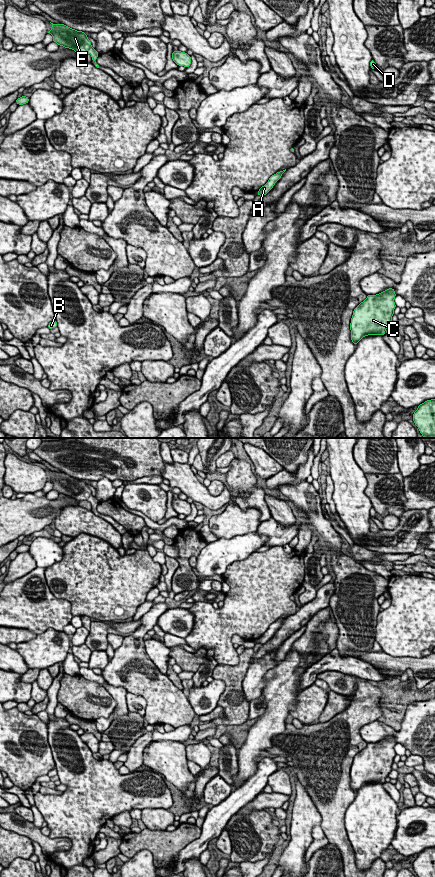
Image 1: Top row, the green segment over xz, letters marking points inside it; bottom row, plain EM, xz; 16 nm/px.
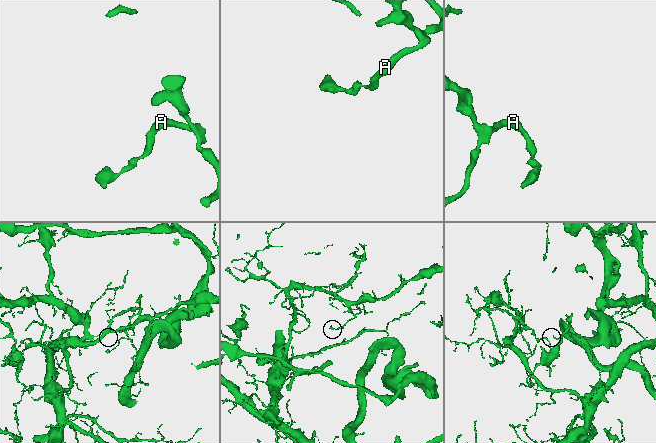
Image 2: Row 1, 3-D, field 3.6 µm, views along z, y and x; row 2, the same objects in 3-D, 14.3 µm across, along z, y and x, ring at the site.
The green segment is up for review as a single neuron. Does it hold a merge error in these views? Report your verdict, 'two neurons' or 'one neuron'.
one neuron

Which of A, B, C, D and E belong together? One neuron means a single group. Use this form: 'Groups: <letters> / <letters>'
Groups: A B C D E

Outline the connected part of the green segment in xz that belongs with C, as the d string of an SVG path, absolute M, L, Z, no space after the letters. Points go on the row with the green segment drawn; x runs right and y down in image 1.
M389 288L376 295L367 295L367 298L356 306L350 323L351 340L355 345L365 336L373 334L385 335L385 330L392 323L392 316L396 308L395 297L394 288Z

